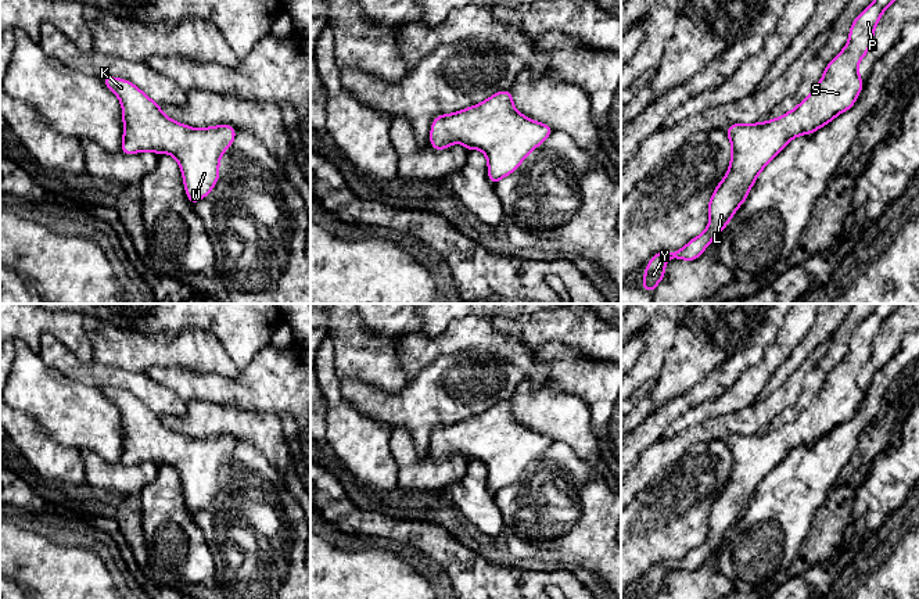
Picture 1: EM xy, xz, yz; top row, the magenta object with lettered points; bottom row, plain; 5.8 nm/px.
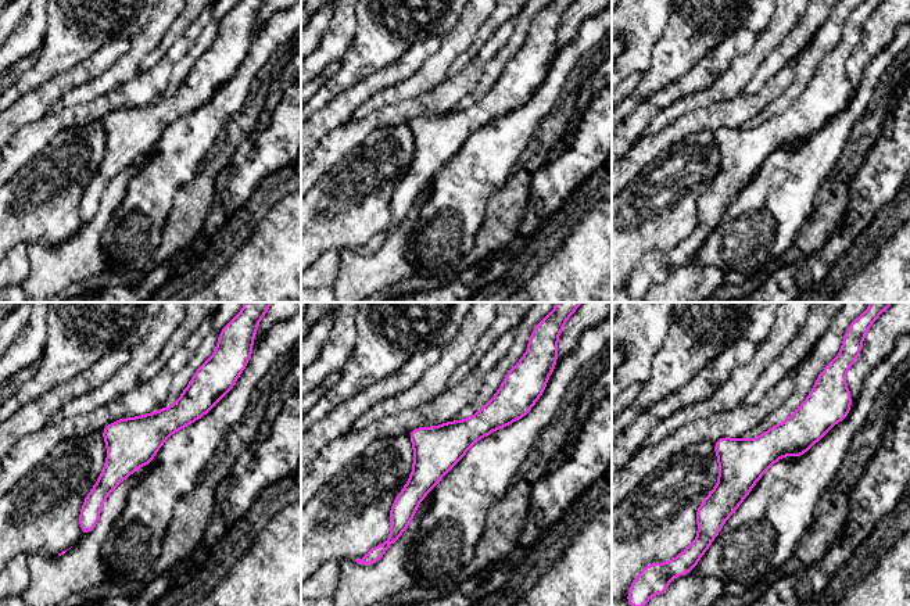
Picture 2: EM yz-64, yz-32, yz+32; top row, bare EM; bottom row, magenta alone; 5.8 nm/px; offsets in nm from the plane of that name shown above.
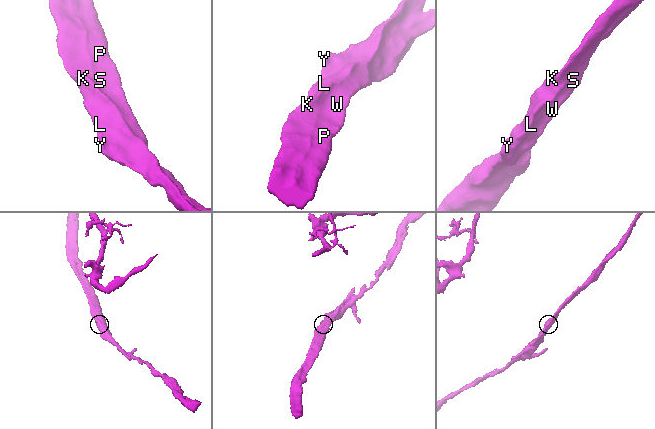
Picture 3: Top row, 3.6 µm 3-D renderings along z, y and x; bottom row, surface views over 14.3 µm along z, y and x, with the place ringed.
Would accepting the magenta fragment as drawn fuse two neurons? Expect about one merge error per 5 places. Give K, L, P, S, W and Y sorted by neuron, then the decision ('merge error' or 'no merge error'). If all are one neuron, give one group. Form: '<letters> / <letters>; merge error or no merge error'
K L P S W Y; no merge error

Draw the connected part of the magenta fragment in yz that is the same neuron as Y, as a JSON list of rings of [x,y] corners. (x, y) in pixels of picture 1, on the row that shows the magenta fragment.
[[[873,0],[854,19],[848,43],[826,65],[812,93],[796,108],[772,121],[751,125],[732,123],[726,129],[732,158],[726,176],[710,198],[707,229],[675,252],[654,254],[645,269],[642,290],[653,294],[656,286],[664,279],[668,259],[694,261],[704,252],[746,201],[760,172],[791,139],[816,132],[854,105],[864,87],[858,62],[870,50],[875,28],[893,1],[895,0]]]

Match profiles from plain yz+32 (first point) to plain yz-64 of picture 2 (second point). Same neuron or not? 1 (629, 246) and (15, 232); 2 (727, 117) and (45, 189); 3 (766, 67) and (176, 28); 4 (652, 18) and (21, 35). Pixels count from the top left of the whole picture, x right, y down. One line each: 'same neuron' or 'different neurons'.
1: same neuron
2: different neurons
3: same neuron
4: same neuron

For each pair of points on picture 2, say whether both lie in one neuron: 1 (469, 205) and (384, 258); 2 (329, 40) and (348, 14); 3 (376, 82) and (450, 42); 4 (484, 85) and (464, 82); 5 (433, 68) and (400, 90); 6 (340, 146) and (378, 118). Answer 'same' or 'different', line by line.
1: different
2: same
3: different
4: different
5: same
6: same

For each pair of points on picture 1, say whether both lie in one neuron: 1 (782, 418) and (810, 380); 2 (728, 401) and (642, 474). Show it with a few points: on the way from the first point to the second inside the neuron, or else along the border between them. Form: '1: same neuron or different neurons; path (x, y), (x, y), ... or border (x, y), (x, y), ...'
1: same neuron; path (792, 412), (810, 390)
2: different neurons; border (740, 409), (706, 418), (679, 433)

